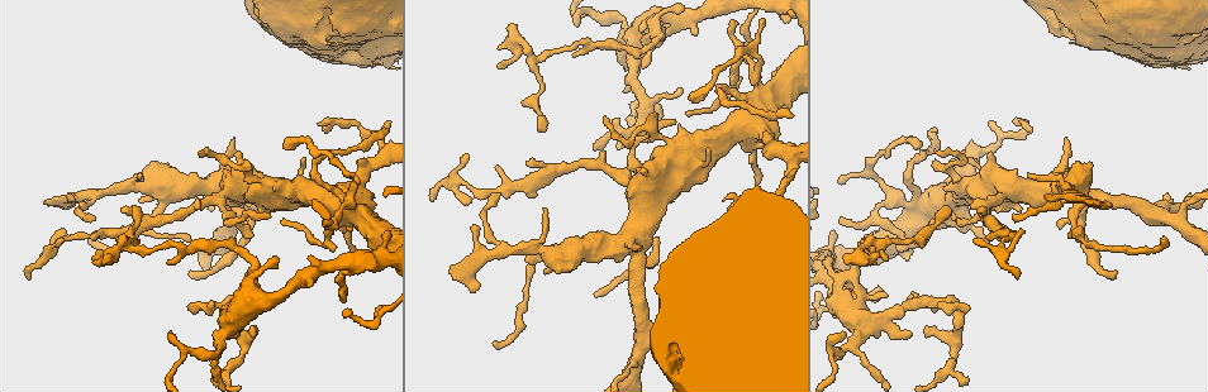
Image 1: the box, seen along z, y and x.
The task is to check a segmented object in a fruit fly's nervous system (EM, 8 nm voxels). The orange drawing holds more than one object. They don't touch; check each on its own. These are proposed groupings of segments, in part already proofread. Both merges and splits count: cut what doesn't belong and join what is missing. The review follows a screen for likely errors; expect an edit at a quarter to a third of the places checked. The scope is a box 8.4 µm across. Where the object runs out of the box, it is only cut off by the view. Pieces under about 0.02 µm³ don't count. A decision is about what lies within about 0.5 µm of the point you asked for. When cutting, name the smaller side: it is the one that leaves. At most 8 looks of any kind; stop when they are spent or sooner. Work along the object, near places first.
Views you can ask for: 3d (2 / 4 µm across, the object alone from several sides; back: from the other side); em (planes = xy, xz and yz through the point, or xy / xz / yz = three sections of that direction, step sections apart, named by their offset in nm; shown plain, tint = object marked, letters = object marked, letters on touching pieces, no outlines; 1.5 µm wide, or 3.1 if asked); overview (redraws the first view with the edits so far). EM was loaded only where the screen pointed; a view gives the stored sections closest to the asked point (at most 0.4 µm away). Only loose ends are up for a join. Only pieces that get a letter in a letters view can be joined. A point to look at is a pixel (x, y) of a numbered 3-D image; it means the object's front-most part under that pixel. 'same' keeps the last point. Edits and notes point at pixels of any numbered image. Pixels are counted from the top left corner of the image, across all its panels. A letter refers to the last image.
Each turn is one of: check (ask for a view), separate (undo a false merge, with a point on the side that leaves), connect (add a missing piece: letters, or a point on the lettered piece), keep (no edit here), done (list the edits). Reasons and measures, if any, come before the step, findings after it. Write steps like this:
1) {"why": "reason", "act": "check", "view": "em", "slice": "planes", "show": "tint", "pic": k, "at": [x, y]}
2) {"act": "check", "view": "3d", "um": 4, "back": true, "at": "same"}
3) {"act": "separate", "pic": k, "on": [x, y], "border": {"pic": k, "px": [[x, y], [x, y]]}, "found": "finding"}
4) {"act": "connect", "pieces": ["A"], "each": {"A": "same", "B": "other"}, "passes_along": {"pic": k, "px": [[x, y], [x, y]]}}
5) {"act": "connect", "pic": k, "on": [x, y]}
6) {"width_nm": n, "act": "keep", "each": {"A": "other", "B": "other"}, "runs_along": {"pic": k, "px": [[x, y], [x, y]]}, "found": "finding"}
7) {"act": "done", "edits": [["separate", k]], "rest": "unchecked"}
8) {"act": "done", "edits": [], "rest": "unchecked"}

{"why": "tapers out", "act": "check", "view": "em", "slice": "planes", "show": "plain", "pic": 1, "at": [497, 66]}

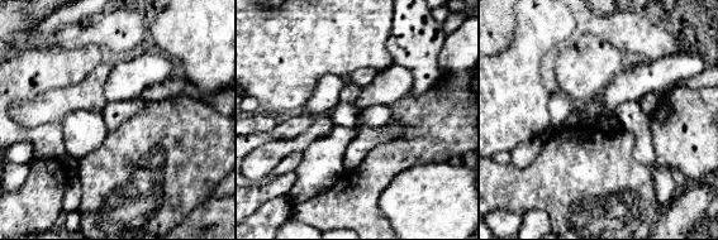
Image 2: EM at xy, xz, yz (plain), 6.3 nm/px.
{"why": "what lies round it", "act": "check", "view": "em", "slice": "planes", "show": "letters", "at": "same"}

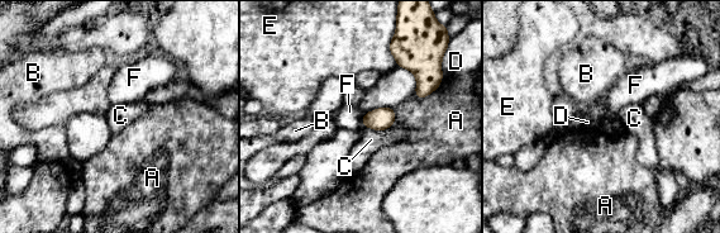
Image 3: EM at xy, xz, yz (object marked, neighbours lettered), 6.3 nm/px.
{"act": "keep", "each": {"A": "other", "B": "other", "C": "other", "D": "other", "E": "other", "F": "other"}, "border": {"pic": 3, "px": [[361, 119], [362, 124]]}, "found": "no lettered piece goes on from it"}

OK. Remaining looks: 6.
{"why": "an open end", "act": "check", "view": "em", "slice": "planes", "show": "plain", "pic": 1, "at": [139, 172]}

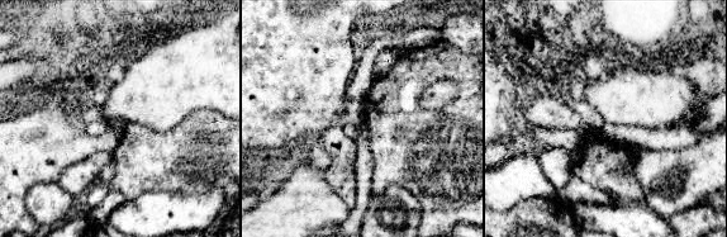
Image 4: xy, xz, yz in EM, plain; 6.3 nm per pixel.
{"act": "check", "view": "em", "slice": "planes", "show": "letters", "at": "same"}

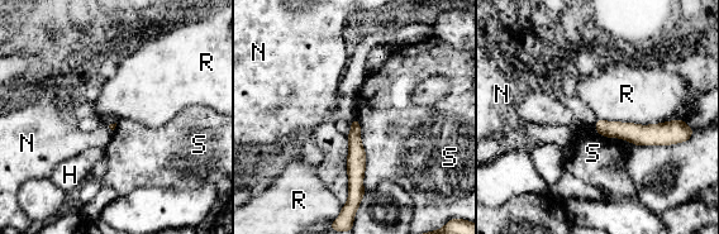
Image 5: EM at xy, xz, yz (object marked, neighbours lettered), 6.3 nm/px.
{"longest_contact_nm": ["S", 480], "act": "keep", "each": {"H": "other", "N": "other", "R": "other", "S": "other"}, "found": "none of them fits"}

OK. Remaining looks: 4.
{"why": "thin end", "act": "check", "view": "em", "slice": "planes", "show": "letters", "pic": 1, "at": [731, 21]}

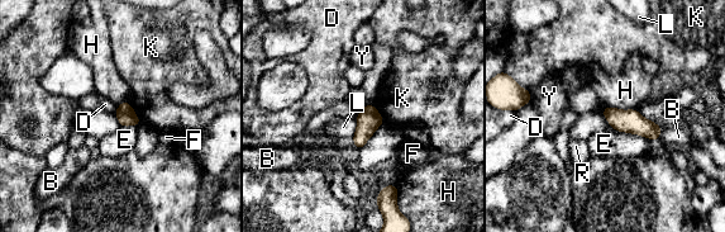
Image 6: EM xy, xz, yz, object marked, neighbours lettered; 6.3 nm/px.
{"width_nm": 120, "longest_contact_nm": ["E", 200], "act": "keep", "each": {"B": "other", "D": "other", "E": "other", "F": "other", "H": "other", "K": "other", "L": "other", "R": "other", "Y": "other"}, "found": "no lettered piece goes on from it"}

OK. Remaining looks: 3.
{"act": "done", "edits": [], "rest": "unchecked"}

